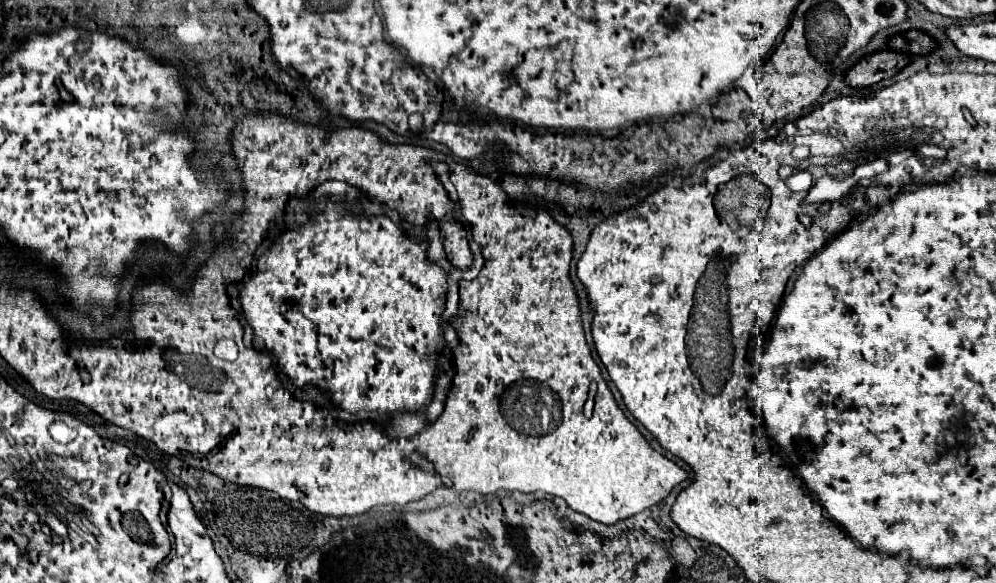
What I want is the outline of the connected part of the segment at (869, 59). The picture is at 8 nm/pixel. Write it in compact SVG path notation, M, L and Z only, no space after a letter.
M879 50L879 52L865 56L855 66L851 66L845 72L845 82L855 88L865 88L865 86L877 84L879 80L895 76L895 72L903 70L907 62L909 62L907 56L901 52Z

